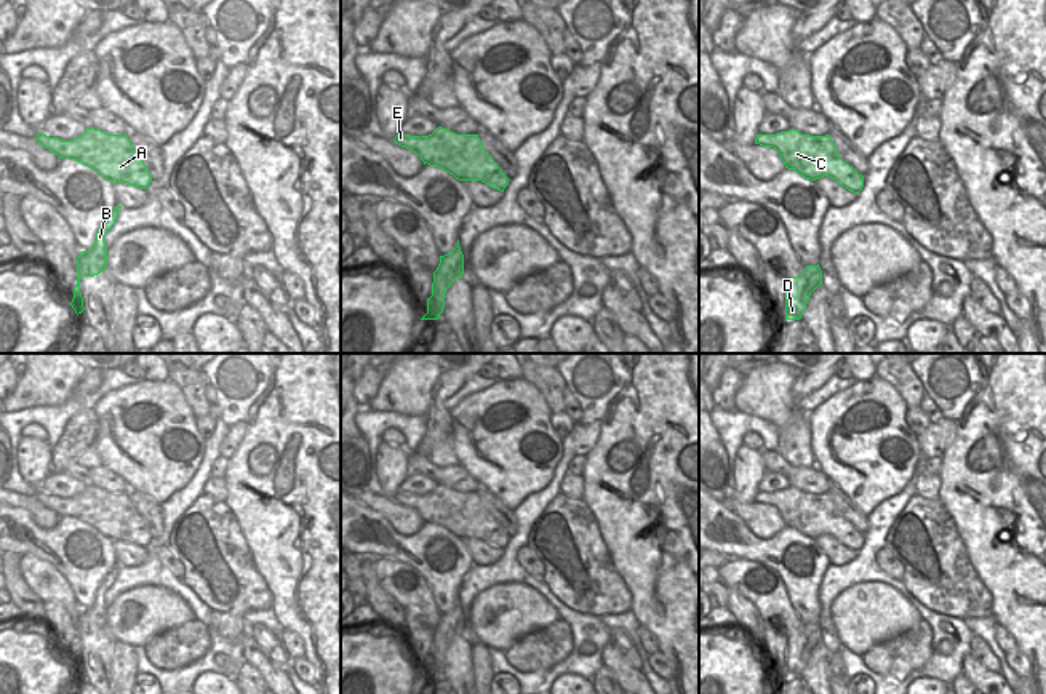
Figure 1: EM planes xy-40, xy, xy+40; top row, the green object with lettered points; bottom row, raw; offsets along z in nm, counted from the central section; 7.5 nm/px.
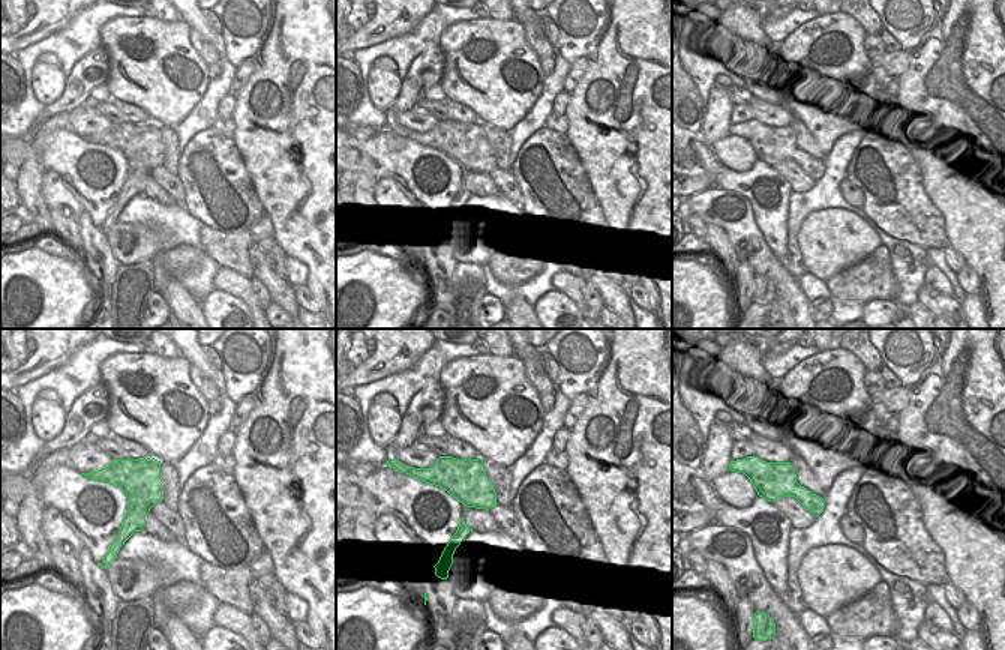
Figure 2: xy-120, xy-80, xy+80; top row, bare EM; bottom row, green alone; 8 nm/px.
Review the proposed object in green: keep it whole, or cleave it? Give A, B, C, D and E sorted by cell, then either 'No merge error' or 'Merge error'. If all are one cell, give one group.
Groups: A C E / B D. Merge error.

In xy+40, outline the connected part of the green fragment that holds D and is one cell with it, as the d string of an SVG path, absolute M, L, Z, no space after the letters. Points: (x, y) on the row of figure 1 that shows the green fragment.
M806 265L800 277L787 280L785 321L800 320L811 293L822 285L822 270L817 265Z

